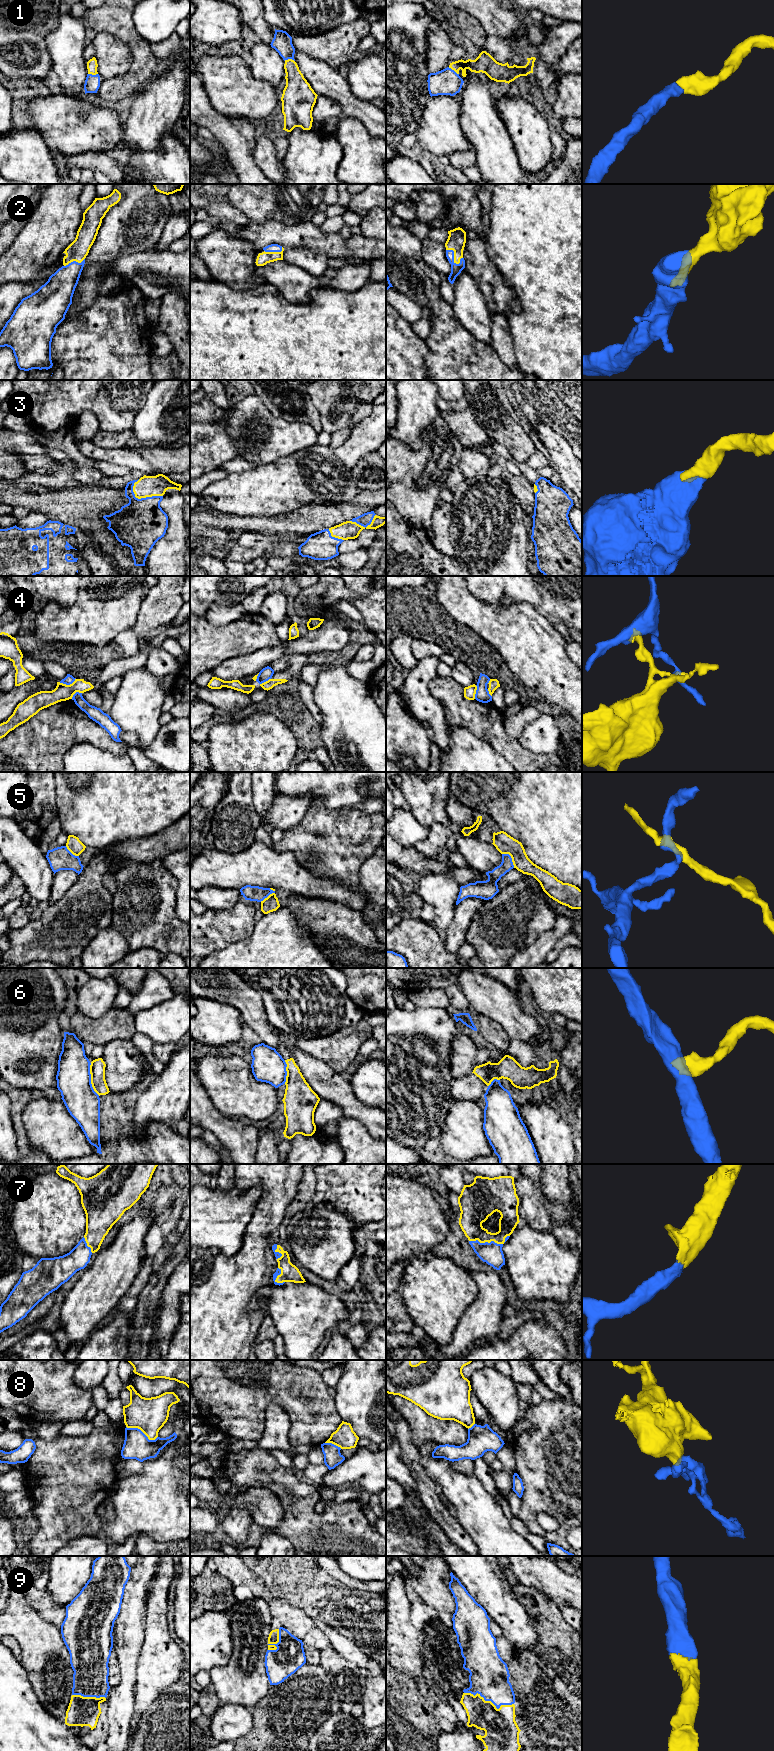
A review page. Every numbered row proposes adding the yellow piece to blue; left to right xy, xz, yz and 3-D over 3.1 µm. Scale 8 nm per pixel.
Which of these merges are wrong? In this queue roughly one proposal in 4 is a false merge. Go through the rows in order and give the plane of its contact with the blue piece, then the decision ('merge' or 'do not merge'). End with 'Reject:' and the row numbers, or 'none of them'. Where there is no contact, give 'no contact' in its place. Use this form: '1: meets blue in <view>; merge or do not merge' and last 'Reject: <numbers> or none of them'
1: meets blue in xz; merge
2: meets blue in yz; merge
3: meets blue in xy; merge
4: meets blue in xy; do not merge
5: meets blue in yz; do not merge
6: meets blue in xy; do not merge
7: meets blue in yz; merge
8: meets blue in xy; do not merge
9: meets blue in yz; merge
Reject: 4, 5, 6, 8

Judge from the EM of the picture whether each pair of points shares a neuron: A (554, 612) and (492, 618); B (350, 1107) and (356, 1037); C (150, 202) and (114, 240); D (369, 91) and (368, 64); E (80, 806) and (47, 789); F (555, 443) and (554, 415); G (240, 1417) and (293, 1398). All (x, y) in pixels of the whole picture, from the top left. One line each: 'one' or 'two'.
A: two
B: two
C: one
D: one
E: two
F: two
G: one

